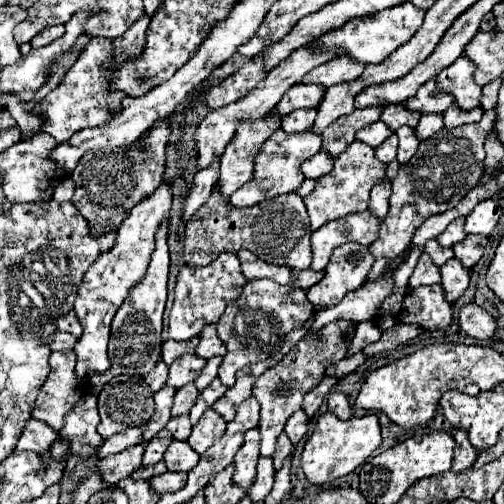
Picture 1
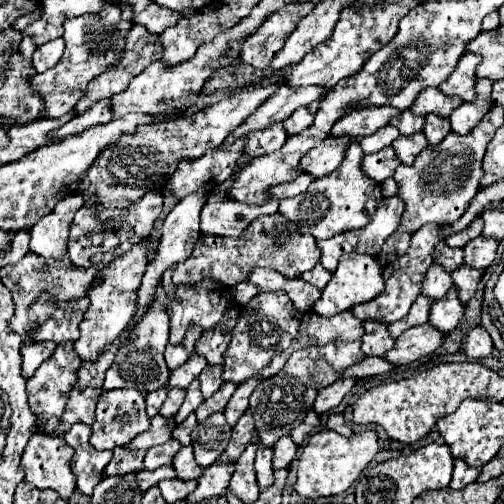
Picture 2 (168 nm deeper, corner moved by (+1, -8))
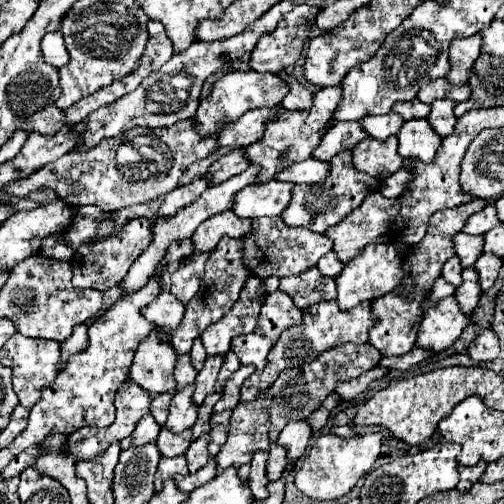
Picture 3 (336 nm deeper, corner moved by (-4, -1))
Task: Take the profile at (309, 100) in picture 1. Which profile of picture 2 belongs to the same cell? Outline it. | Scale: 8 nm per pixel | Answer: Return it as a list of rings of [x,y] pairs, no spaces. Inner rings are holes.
[[[275,124],[275,128],[265,128],[261,132],[247,134],[243,152],[253,160],[253,158],[259,158],[259,156],[279,150],[285,140],[287,140],[287,134],[285,134],[283,124]]]

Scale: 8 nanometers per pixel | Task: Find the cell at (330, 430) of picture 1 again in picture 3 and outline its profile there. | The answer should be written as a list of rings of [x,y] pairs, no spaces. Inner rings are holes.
[[[368,433],[368,435],[356,435],[352,439],[342,439],[338,435],[320,435],[316,439],[316,445],[306,455],[302,469],[296,473],[296,487],[318,501],[330,501],[346,495],[360,477],[364,477],[374,461],[380,455],[382,445],[382,433]]]

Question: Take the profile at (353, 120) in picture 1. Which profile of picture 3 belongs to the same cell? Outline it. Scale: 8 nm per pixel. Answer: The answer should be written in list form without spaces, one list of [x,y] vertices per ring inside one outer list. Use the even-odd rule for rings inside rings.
[[[308,157],[304,161],[298,161],[296,165],[290,165],[288,169],[282,169],[276,173],[276,179],[290,181],[290,183],[322,183],[330,173],[328,161],[316,161],[314,157]]]

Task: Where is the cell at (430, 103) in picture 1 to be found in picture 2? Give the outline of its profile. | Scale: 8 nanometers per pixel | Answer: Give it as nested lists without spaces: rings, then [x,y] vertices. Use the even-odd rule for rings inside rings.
[[[427,88],[419,96],[419,100],[415,100],[415,104],[411,106],[411,112],[415,112],[417,116],[437,114],[437,116],[447,118],[459,104],[463,104],[463,100],[455,96],[445,96],[443,92],[439,92],[439,88]]]

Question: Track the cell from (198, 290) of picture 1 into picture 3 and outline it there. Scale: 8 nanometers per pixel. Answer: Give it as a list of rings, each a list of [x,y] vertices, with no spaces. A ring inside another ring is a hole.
[[[160,291],[160,297],[156,297],[150,305],[144,307],[144,317],[148,321],[152,321],[156,327],[162,327],[162,329],[176,329],[180,325],[180,319],[184,317],[184,303],[178,301],[176,297],[172,297],[172,293],[168,291]]]

